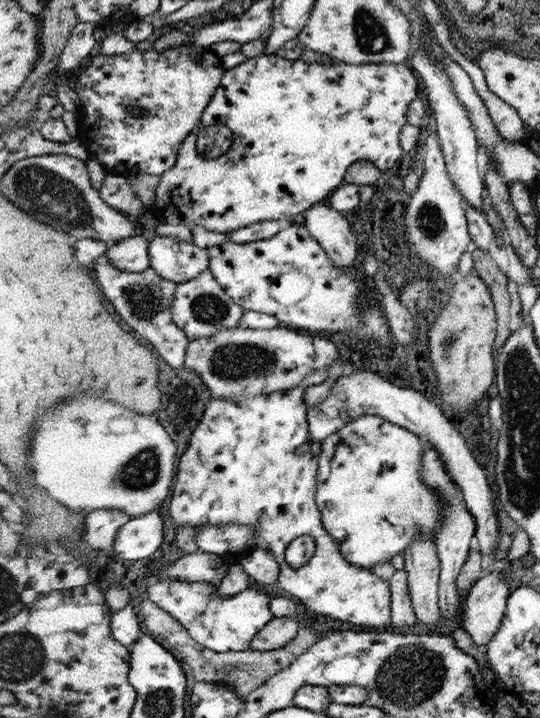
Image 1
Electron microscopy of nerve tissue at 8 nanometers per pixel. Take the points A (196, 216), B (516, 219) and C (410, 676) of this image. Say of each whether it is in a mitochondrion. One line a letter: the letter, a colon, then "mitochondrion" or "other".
A: other
B: other
C: mitochondrion

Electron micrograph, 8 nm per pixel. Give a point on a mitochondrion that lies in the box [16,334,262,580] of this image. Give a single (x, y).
(141, 471)

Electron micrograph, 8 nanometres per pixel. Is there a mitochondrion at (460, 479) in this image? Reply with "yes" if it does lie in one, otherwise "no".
no

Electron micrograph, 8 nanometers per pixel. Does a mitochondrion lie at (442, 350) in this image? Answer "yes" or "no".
yes

